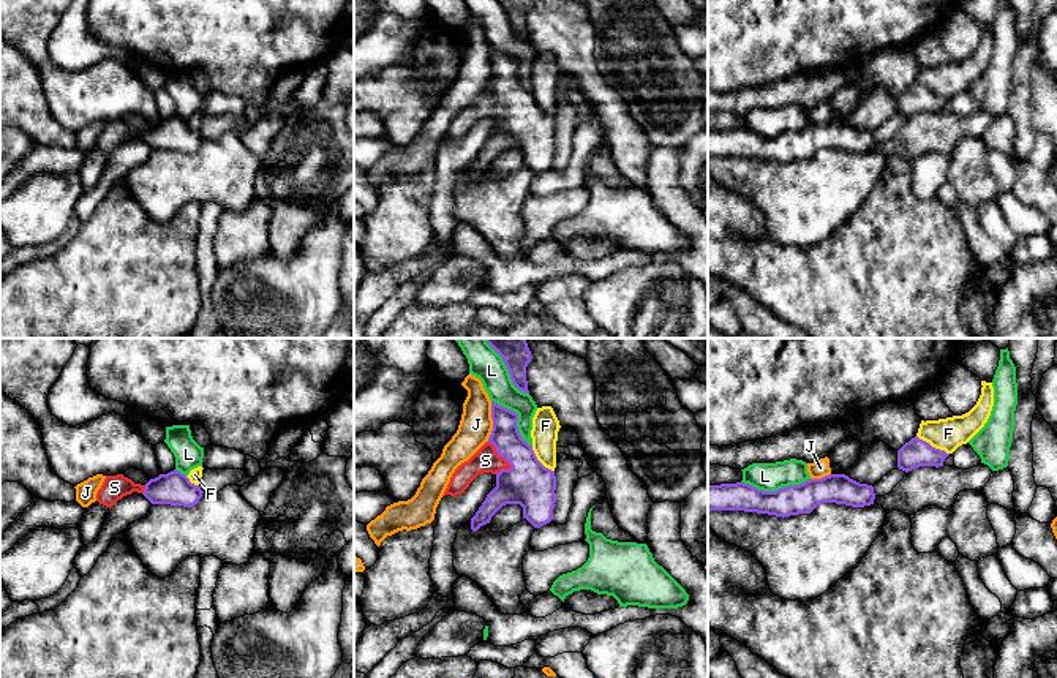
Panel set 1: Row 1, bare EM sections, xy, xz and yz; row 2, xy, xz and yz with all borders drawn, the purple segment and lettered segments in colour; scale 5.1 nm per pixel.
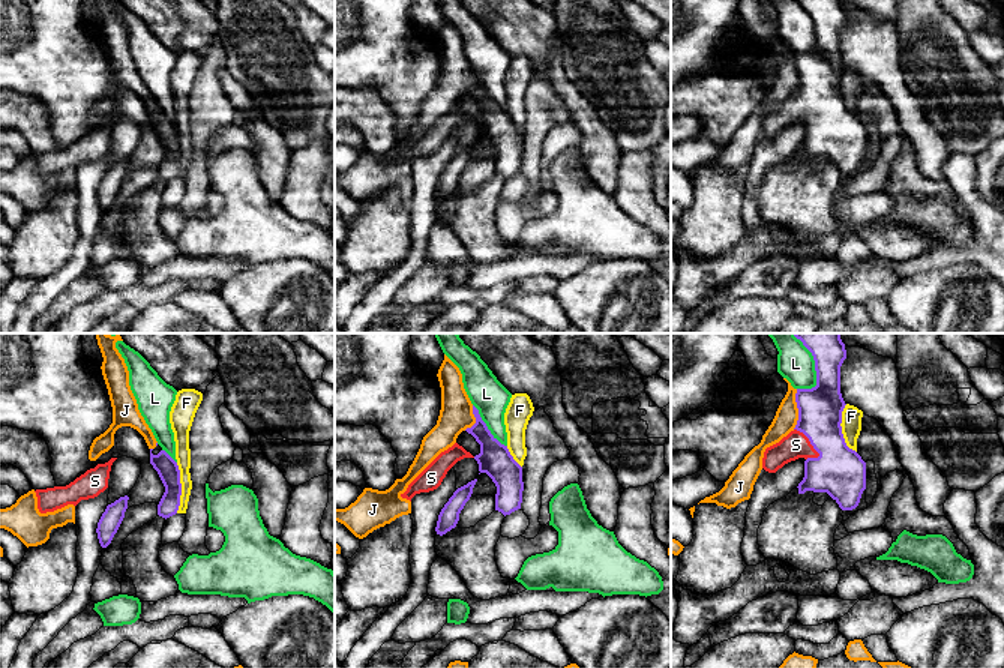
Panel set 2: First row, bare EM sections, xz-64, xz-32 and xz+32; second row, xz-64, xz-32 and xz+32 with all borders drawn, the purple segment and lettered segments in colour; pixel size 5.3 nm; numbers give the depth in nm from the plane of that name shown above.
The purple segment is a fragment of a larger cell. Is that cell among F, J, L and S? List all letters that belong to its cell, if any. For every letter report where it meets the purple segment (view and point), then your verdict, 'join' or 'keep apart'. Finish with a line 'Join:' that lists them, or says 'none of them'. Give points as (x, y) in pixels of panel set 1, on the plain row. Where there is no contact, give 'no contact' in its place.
F: yz (931, 92) | keep apart
J: xz (493, 68) | keep apart
L: yz (776, 136) | keep apart
S: xz (500, 101) | join
Join: S

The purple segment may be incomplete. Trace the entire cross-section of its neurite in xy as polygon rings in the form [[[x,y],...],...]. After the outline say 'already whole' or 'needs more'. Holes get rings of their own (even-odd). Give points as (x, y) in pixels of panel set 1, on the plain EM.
[[[174,115],[150,125],[145,131],[134,130],[123,120],[106,122],[96,139],[96,147],[111,155],[118,145],[133,137],[142,139],[152,150],[183,153],[197,150],[204,139],[199,131],[191,130],[185,120]]] | needs more

